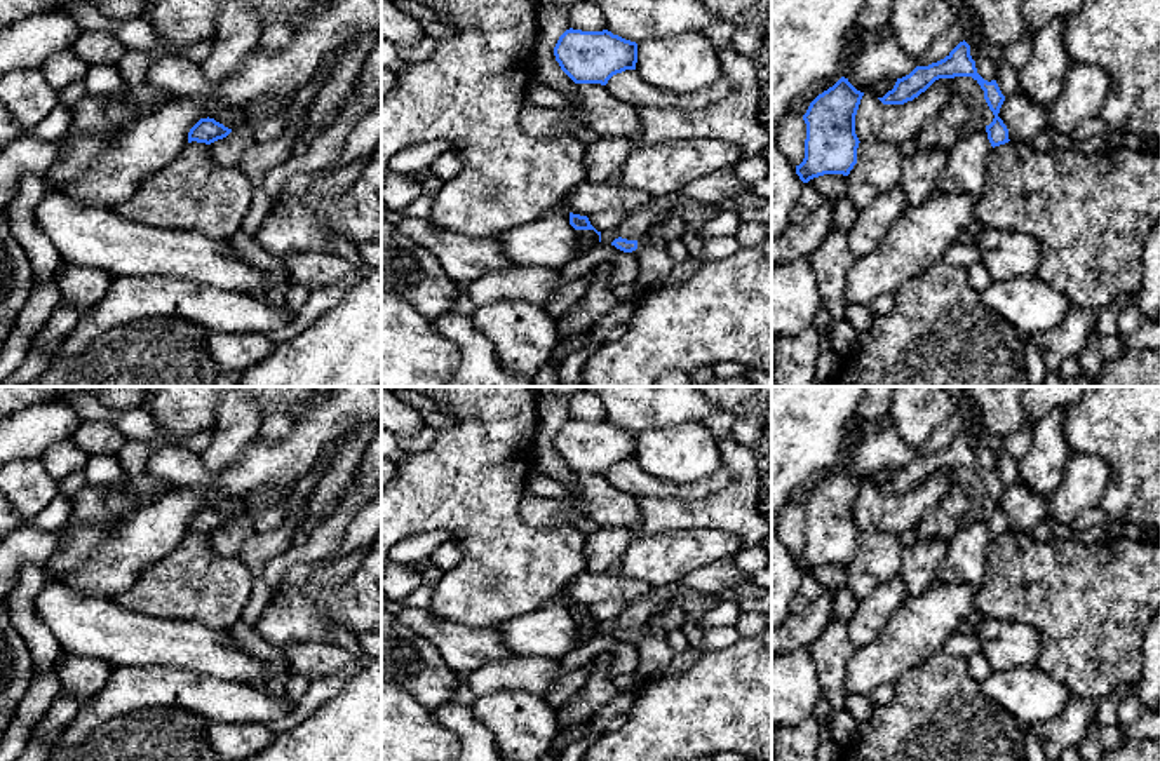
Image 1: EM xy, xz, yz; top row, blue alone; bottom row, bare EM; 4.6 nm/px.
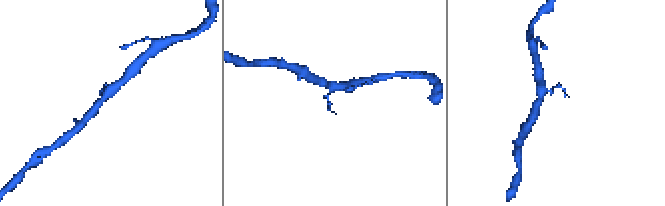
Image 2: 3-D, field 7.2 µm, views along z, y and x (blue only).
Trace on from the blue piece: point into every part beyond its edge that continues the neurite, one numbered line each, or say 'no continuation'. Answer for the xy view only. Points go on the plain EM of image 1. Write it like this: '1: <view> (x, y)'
no continuation

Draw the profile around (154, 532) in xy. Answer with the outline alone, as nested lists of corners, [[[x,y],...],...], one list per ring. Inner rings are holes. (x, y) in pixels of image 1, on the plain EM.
[[[181,486],[155,502],[143,503],[132,517],[124,519],[124,524],[115,535],[105,540],[92,554],[87,564],[64,576],[63,580],[91,596],[106,596],[117,599],[120,594],[131,589],[138,573],[155,561],[169,556],[181,538],[188,533],[190,519],[200,508],[212,508],[211,500],[216,491],[204,491],[200,488]]]

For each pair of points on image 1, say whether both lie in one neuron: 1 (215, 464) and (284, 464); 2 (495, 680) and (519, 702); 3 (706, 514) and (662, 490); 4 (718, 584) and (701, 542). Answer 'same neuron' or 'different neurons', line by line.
1: different neurons
2: different neurons
3: different neurons
4: different neurons

